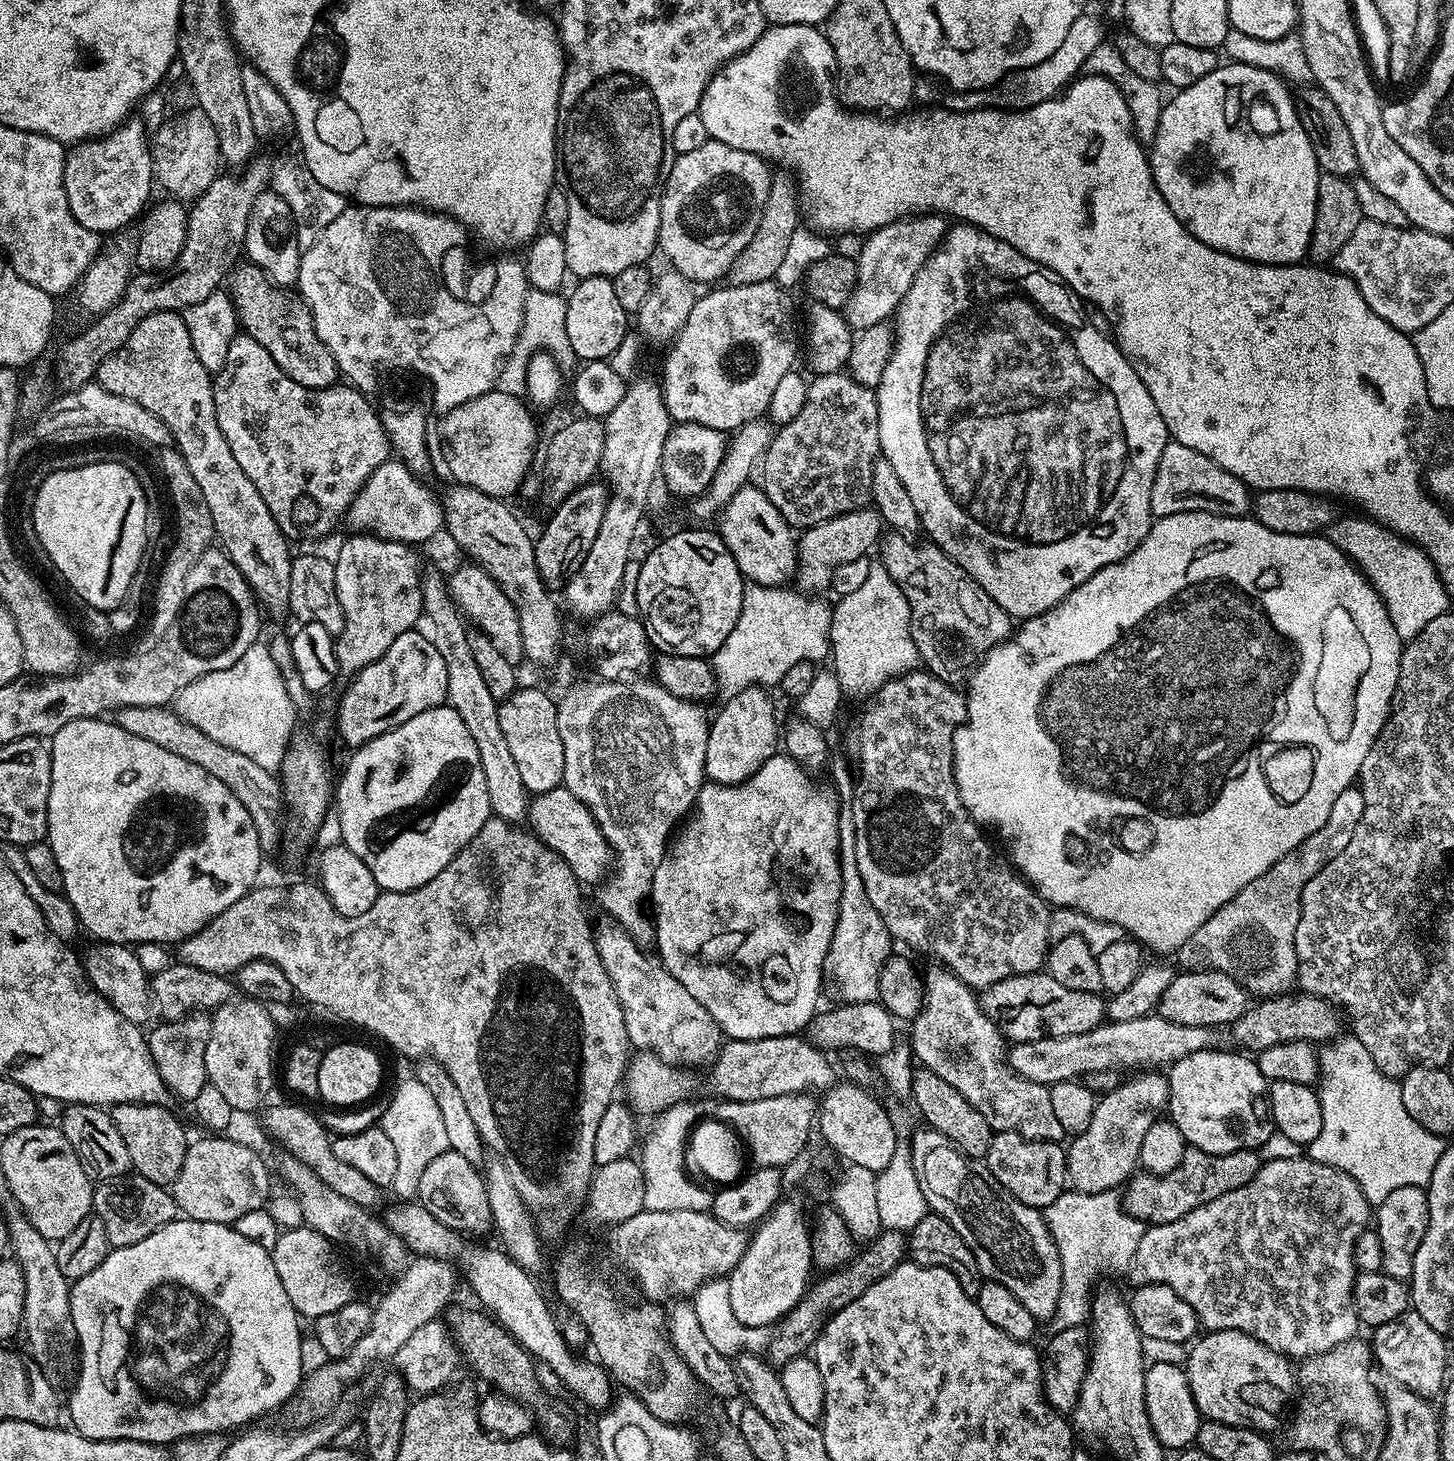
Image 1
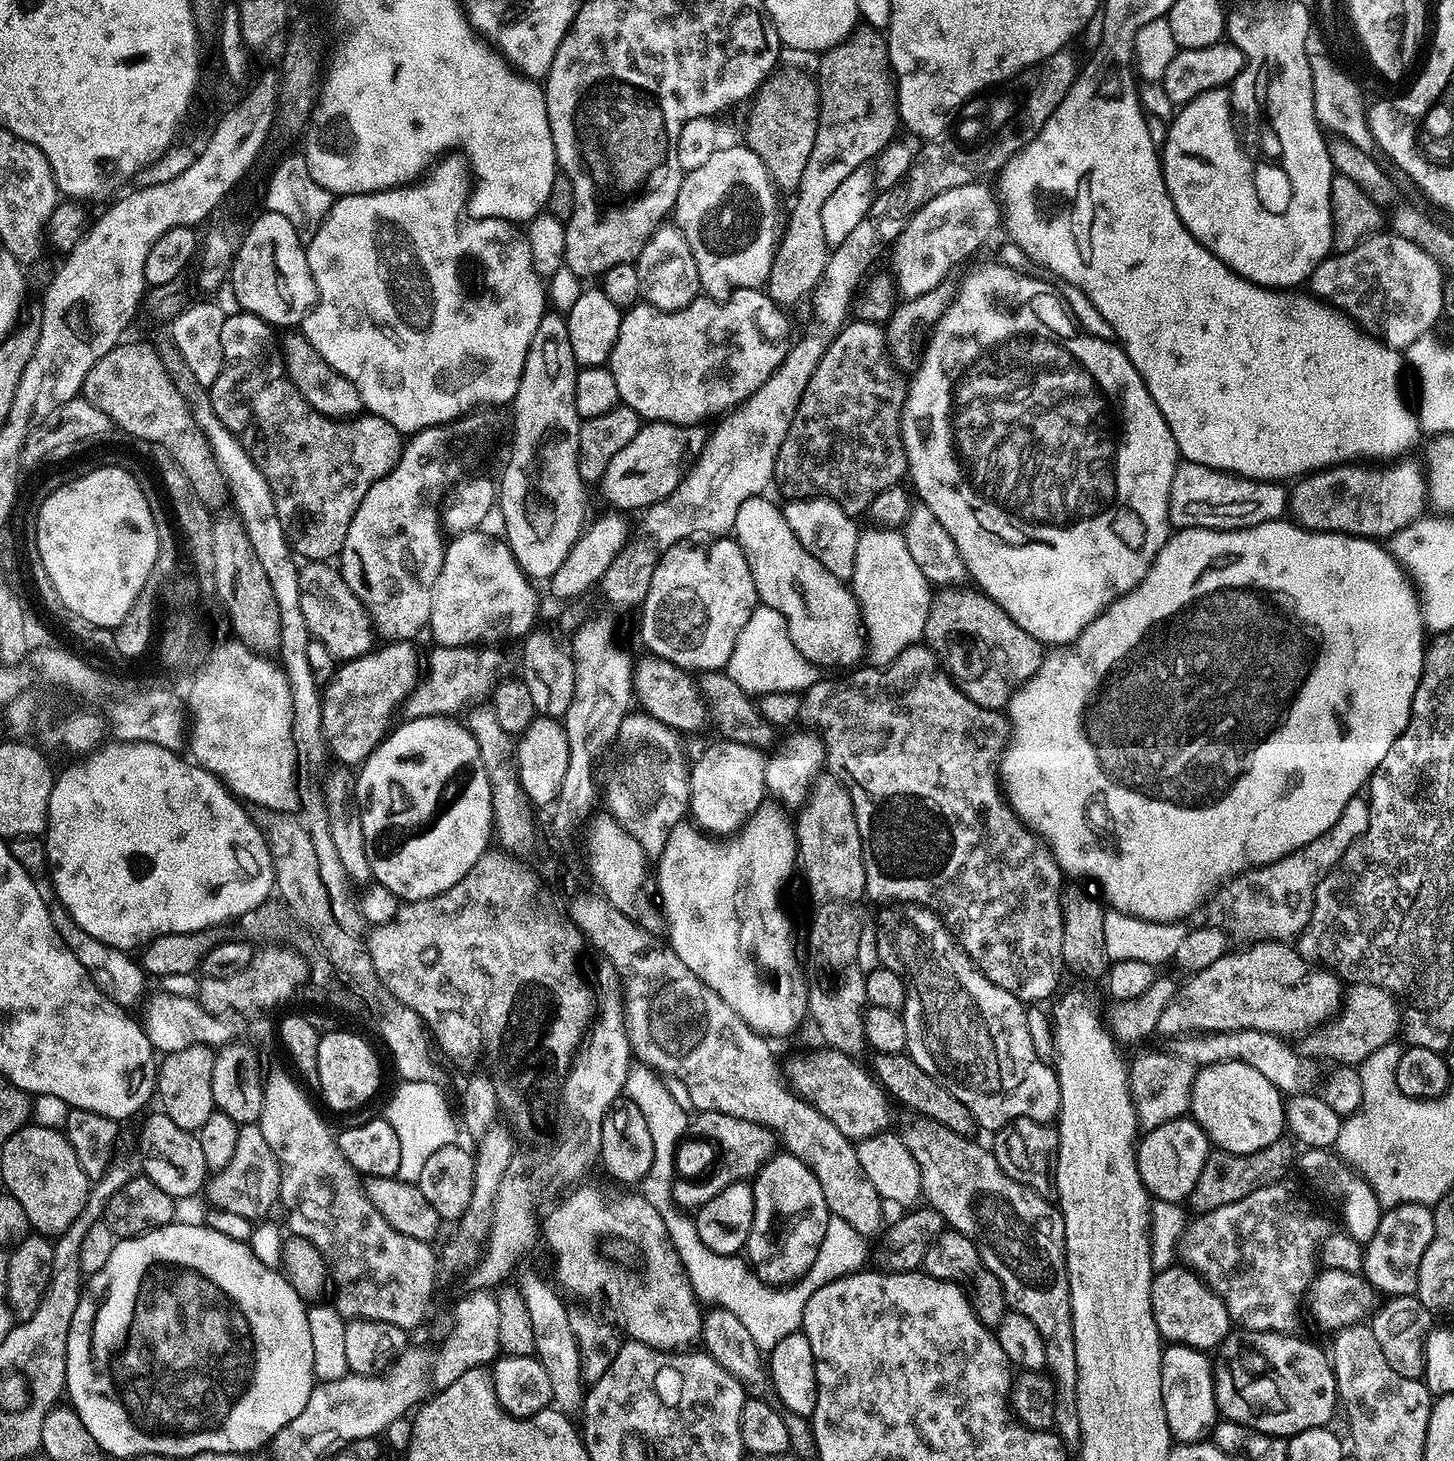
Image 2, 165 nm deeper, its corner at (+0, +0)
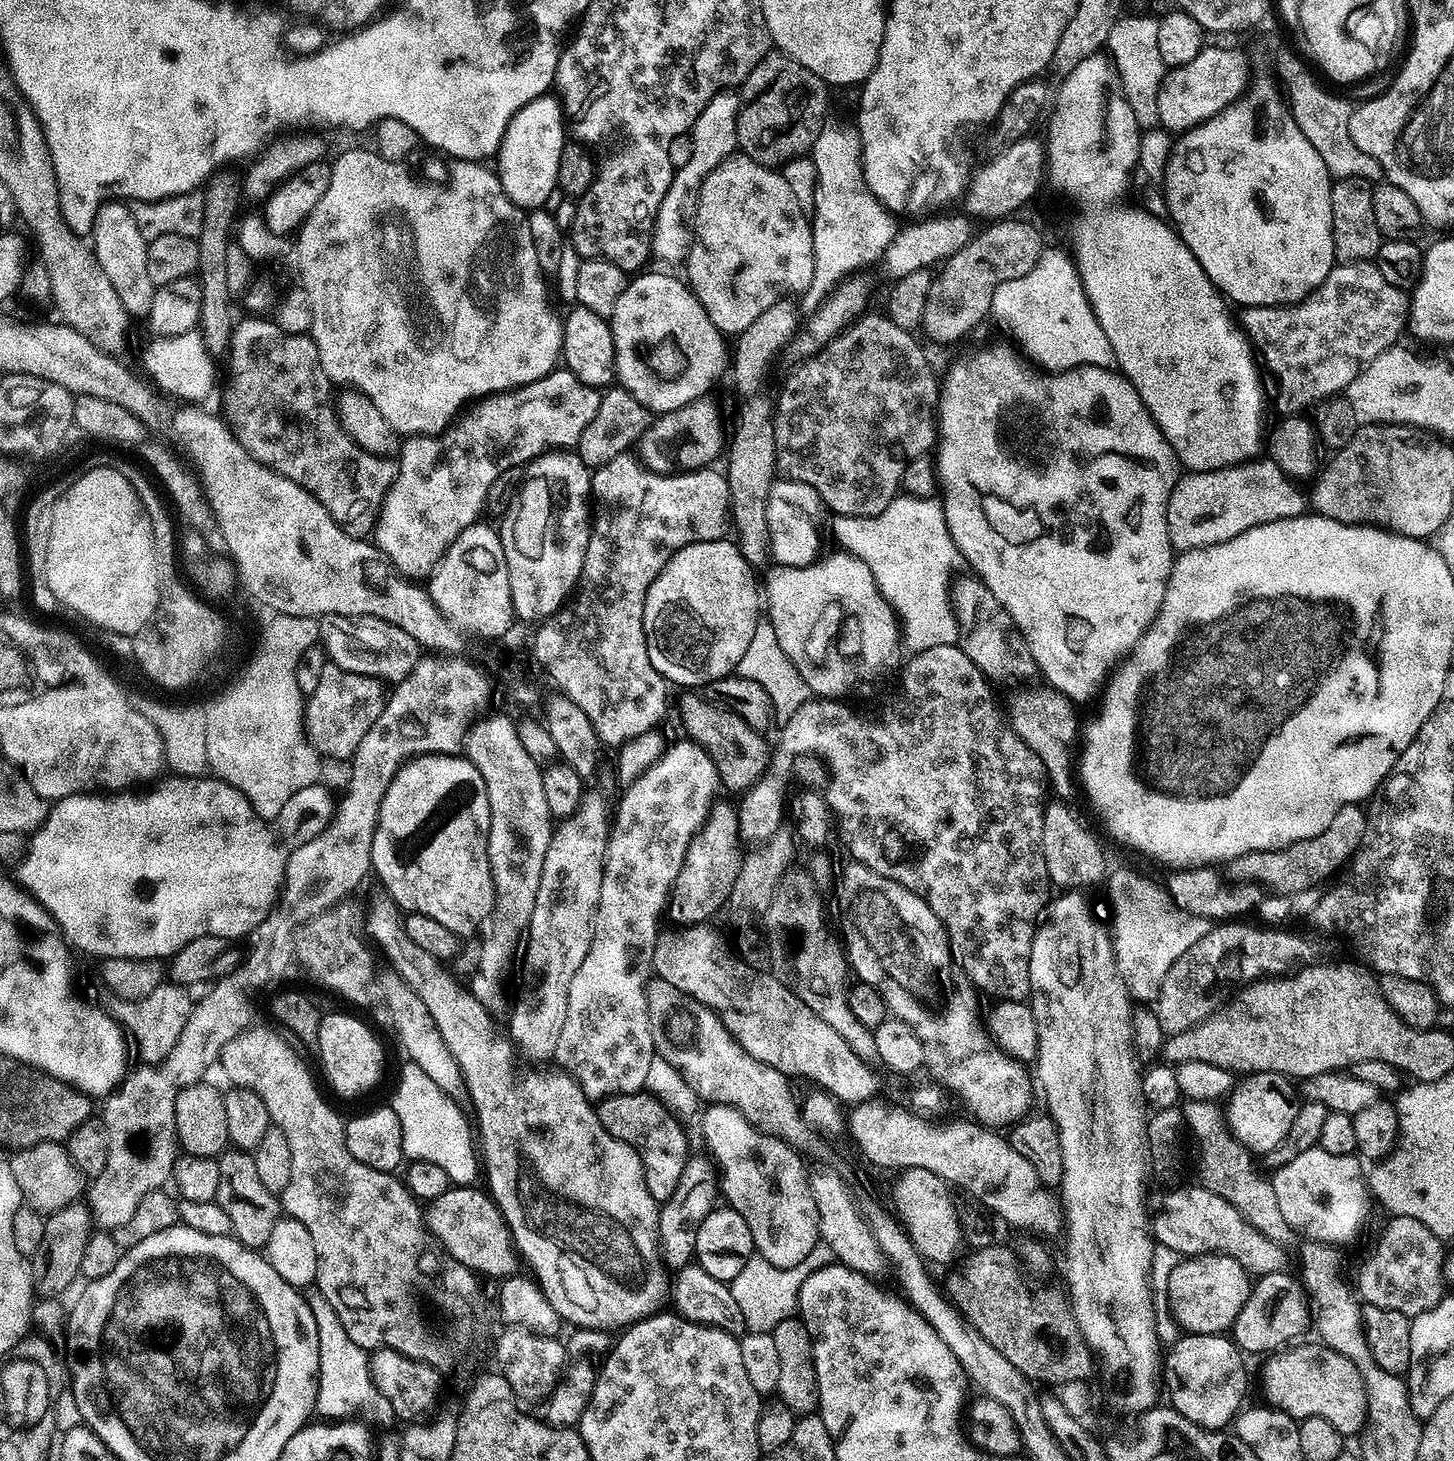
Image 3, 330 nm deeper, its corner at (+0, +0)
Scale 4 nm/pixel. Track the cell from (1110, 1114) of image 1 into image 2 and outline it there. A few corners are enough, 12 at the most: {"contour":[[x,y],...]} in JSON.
{"contour":[[1172,1050],[1133,1059],[1128,1085],[1139,1127],[1192,1107],[1197,1065]]}

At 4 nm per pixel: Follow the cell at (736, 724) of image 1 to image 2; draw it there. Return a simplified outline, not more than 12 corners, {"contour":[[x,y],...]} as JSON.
{"contour":[[729,738],[691,763],[705,833],[739,833],[765,803],[768,760]]}

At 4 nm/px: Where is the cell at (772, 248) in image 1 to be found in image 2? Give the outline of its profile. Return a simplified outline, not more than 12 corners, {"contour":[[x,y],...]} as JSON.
{"contour":[[777,67],[751,97],[743,143],[777,189],[799,188],[820,89]]}

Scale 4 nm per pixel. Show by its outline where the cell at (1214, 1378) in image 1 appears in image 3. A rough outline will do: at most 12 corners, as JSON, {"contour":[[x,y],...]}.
{"contour":[[1320,1342],[1267,1357],[1260,1384],[1295,1420],[1352,1438],[1367,1391],[1350,1358]]}

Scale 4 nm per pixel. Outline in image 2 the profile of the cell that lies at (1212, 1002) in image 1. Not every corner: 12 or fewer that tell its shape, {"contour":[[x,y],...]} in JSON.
{"contour":[[1267,938],[1191,973],[1156,1032],[1300,1038],[1335,972]]}

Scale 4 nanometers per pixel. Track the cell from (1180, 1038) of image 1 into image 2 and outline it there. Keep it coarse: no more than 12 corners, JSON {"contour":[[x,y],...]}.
{"contour":[[1244,1030],[1177,1041],[1197,1066],[1246,1062],[1281,1094],[1308,1068],[1287,1039]]}

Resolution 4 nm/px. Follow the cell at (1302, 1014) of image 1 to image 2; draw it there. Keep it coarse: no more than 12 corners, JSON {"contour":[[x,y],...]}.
{"contour":[[1353,984],[1306,1056],[1358,1066],[1401,1035],[1402,1008],[1382,986]]}

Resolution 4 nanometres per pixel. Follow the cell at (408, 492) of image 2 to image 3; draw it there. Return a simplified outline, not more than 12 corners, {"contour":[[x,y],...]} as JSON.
{"contour":[[560,366],[407,437],[376,549],[431,577],[493,482],[575,449],[597,389]]}

